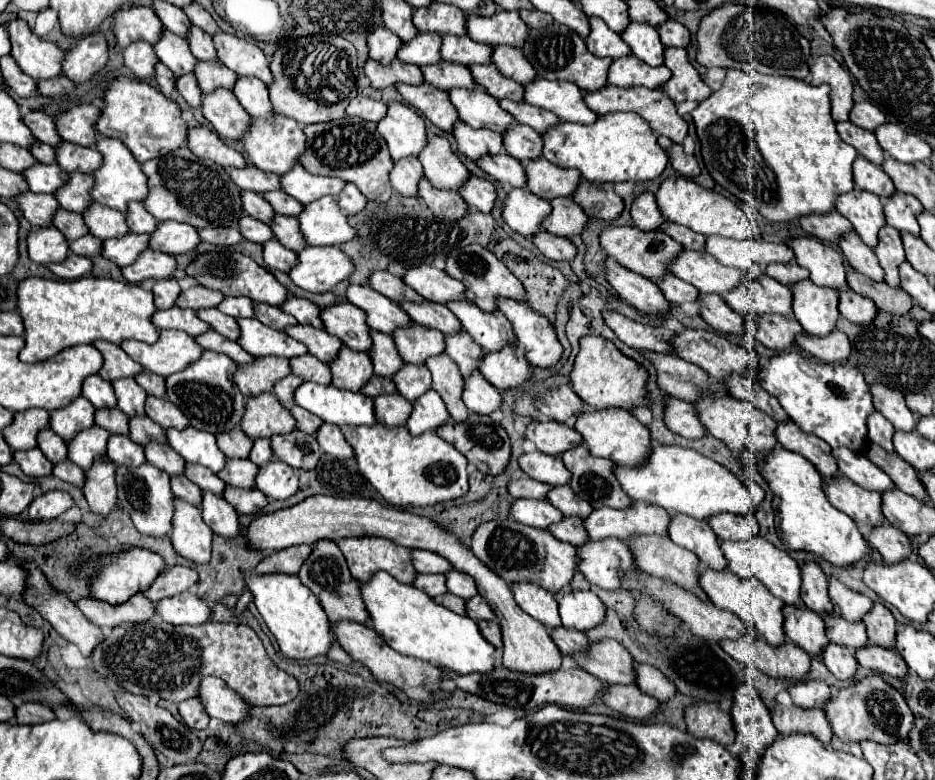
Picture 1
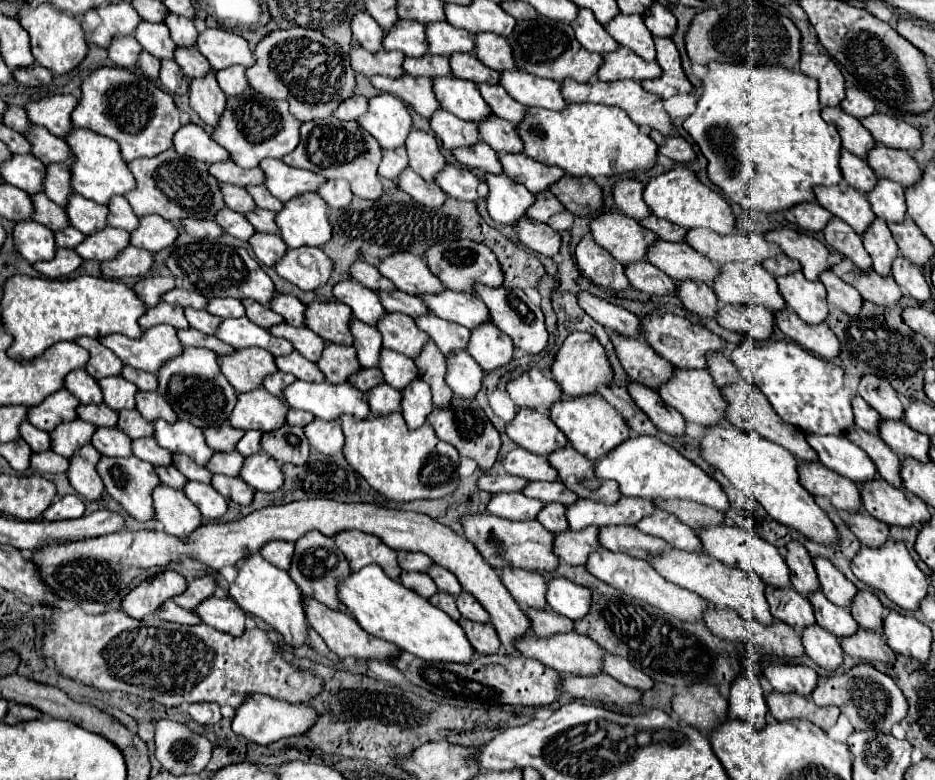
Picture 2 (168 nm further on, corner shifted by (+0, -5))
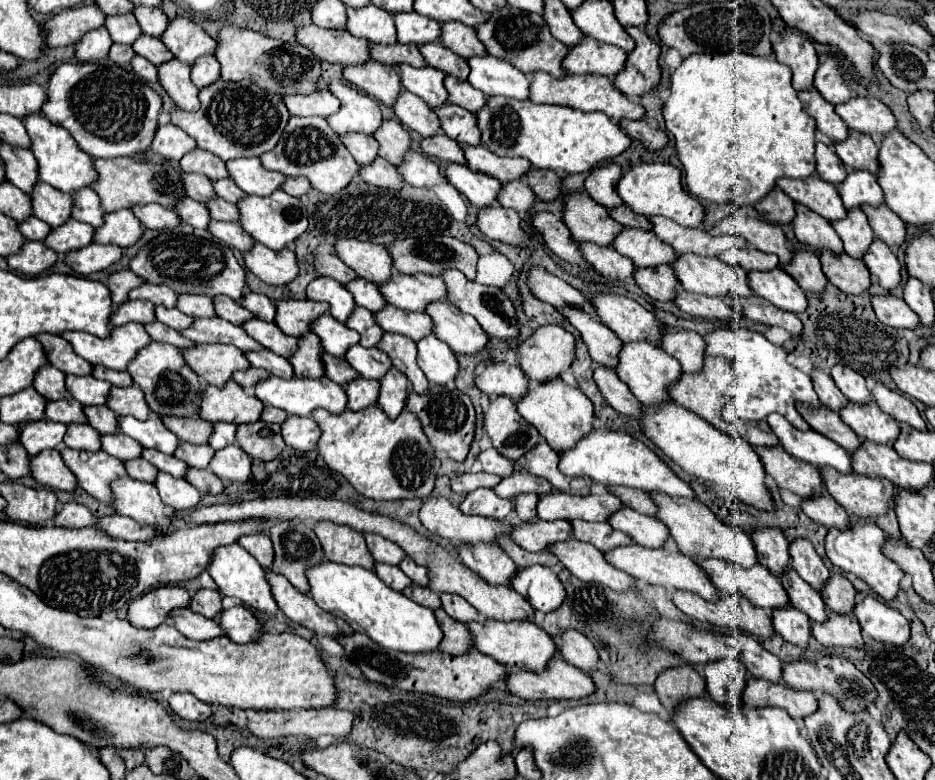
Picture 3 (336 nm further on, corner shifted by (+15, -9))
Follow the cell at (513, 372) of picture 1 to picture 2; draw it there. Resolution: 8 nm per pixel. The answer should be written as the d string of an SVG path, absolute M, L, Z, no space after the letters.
M483 324L471 330L467 352L475 358L475 362L483 368L485 374L509 366L515 358L513 340L495 324Z

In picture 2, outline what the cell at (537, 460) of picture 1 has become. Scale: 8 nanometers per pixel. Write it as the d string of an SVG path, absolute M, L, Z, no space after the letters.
M515 448L507 454L505 462L503 462L507 474L511 476L521 476L529 482L535 480L545 480L545 482L553 482L557 480L557 472L555 468L551 468L547 464L547 460L543 456L537 456L533 452L527 452L525 448Z

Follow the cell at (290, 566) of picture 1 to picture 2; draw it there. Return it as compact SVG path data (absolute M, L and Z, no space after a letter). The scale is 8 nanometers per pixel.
M269 542L261 548L261 556L265 560L269 560L273 566L281 568L281 570L289 570L291 566L291 558L293 558L293 552L295 552L295 544L293 542Z

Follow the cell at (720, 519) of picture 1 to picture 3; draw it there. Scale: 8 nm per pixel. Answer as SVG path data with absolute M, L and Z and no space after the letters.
M608 488L608 492L612 492L616 498L620 498L620 502L628 508L648 514L648 516L656 516L656 504L648 496L648 492L636 492L632 488Z

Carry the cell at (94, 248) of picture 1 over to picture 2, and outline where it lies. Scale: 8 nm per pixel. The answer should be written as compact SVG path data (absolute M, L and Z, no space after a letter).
M69 226L65 230L61 230L59 234L55 234L55 242L59 248L75 248L77 244L81 244L85 240L85 234L81 234L77 228Z

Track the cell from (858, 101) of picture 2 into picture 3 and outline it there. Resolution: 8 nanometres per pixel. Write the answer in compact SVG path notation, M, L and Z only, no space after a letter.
M826 54L826 58L820 62L814 84L816 84L816 90L832 104L846 102L852 96L840 74L840 62L836 54Z

